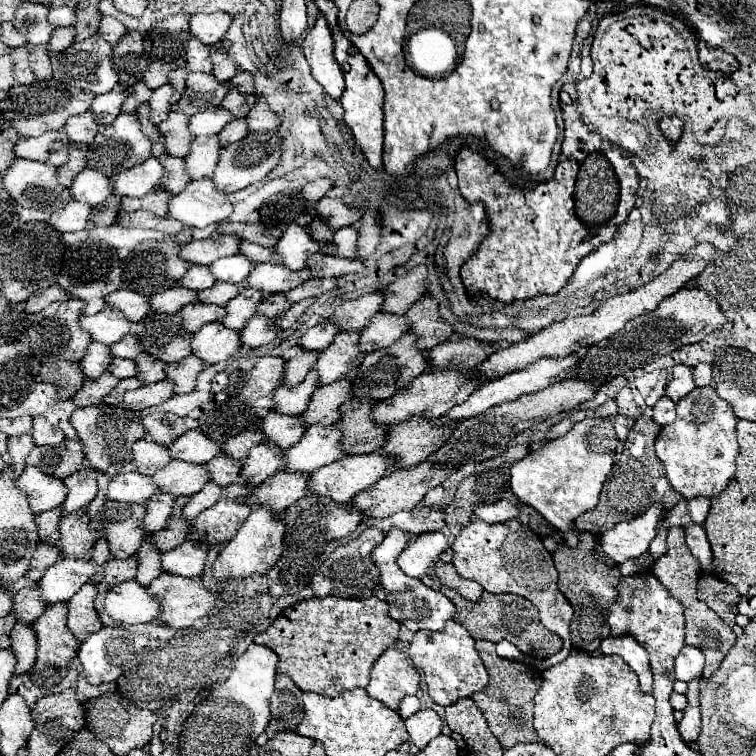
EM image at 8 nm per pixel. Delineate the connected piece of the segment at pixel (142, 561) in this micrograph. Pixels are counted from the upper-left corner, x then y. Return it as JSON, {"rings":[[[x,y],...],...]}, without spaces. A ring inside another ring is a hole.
{"rings":[[[143,542],[139,552],[135,554],[137,560],[139,560],[139,566],[137,566],[137,576],[135,576],[135,582],[137,584],[143,584],[147,586],[153,578],[157,578],[163,570],[161,570],[161,552],[157,552],[157,548],[149,542]]]}

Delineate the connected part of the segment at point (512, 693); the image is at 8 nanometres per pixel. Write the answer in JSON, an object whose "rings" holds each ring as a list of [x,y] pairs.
{"rings":[[[477,640],[477,652],[489,672],[489,684],[483,692],[473,694],[471,698],[481,708],[487,718],[489,730],[501,742],[503,748],[511,748],[519,742],[539,742],[539,736],[533,728],[533,698],[541,688],[541,672],[535,666],[503,660],[495,654],[495,644],[487,640]]]}

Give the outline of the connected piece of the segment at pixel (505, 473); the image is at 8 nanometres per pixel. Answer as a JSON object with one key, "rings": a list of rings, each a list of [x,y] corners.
{"rings":[[[511,446],[503,454],[477,464],[475,474],[465,478],[455,490],[455,500],[445,510],[445,524],[465,526],[471,520],[475,504],[493,504],[509,490],[509,468],[519,460],[519,448]]]}

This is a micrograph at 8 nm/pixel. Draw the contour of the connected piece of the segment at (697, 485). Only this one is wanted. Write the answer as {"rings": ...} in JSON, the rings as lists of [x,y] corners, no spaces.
{"rings":[[[711,386],[695,388],[677,402],[677,420],[661,428],[655,440],[655,452],[665,466],[671,486],[683,498],[713,498],[727,488],[735,476],[735,458],[739,454],[735,424],[737,416],[731,404],[725,404]]]}

